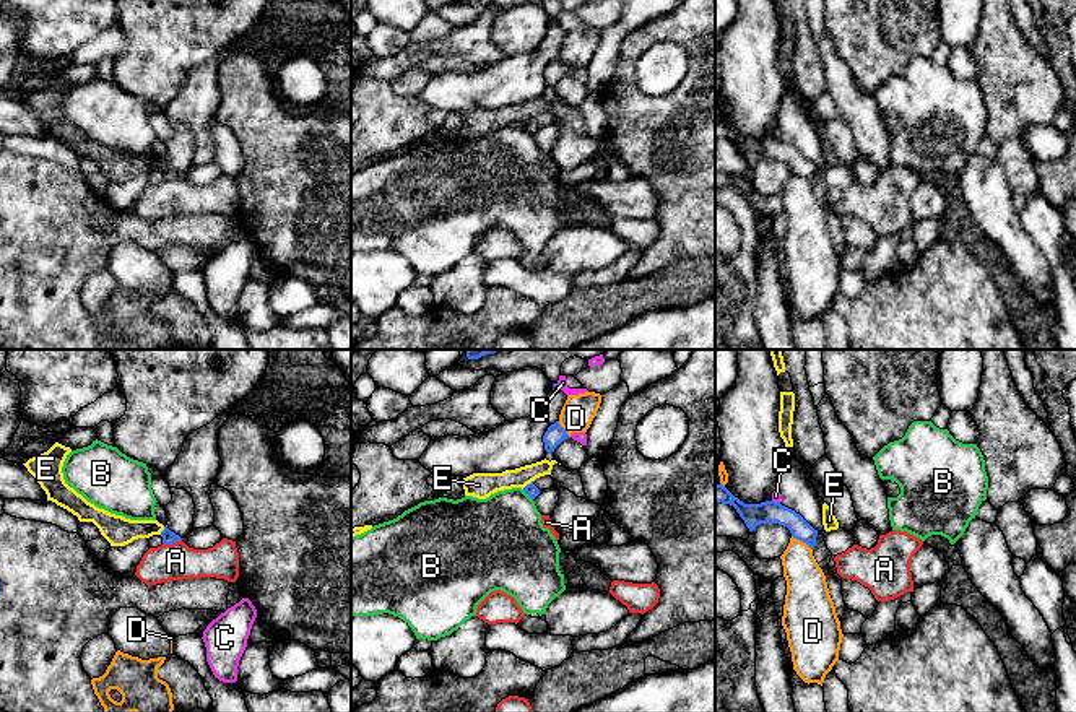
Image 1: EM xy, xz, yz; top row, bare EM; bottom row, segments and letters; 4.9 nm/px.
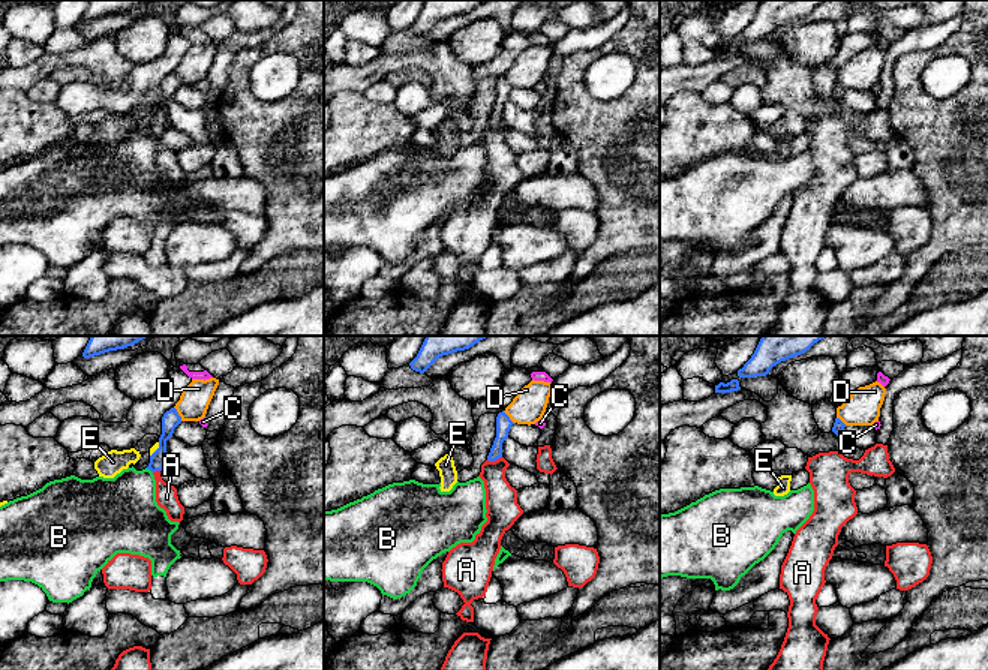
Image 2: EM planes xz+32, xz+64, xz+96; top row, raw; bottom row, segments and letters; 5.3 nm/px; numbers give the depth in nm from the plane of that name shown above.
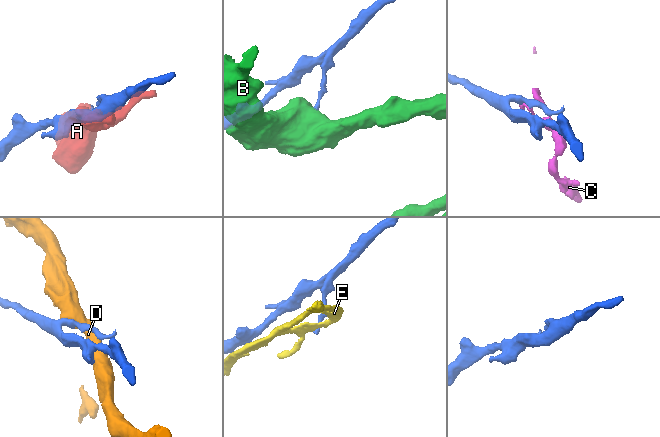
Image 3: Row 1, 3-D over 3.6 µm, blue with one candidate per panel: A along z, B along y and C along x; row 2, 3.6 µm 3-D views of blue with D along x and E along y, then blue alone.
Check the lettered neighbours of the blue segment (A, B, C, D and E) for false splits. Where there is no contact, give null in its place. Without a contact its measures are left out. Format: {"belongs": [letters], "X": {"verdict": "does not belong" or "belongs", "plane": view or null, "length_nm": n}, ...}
{"belongs": [], "A": {"verdict": "does not belong", "plane": "xy", "length_nm": 100}, "B": {"verdict": "does not belong", "plane": "xz", "length_nm": 80}, "C": {"verdict": "does not belong", "plane": "yz", "length_nm": 40}, "D": {"verdict": "does not belong", "plane": "yz", "length_nm": 130}, "E": {"verdict": "does not belong", "plane": "xz", "length_nm": 70}}

